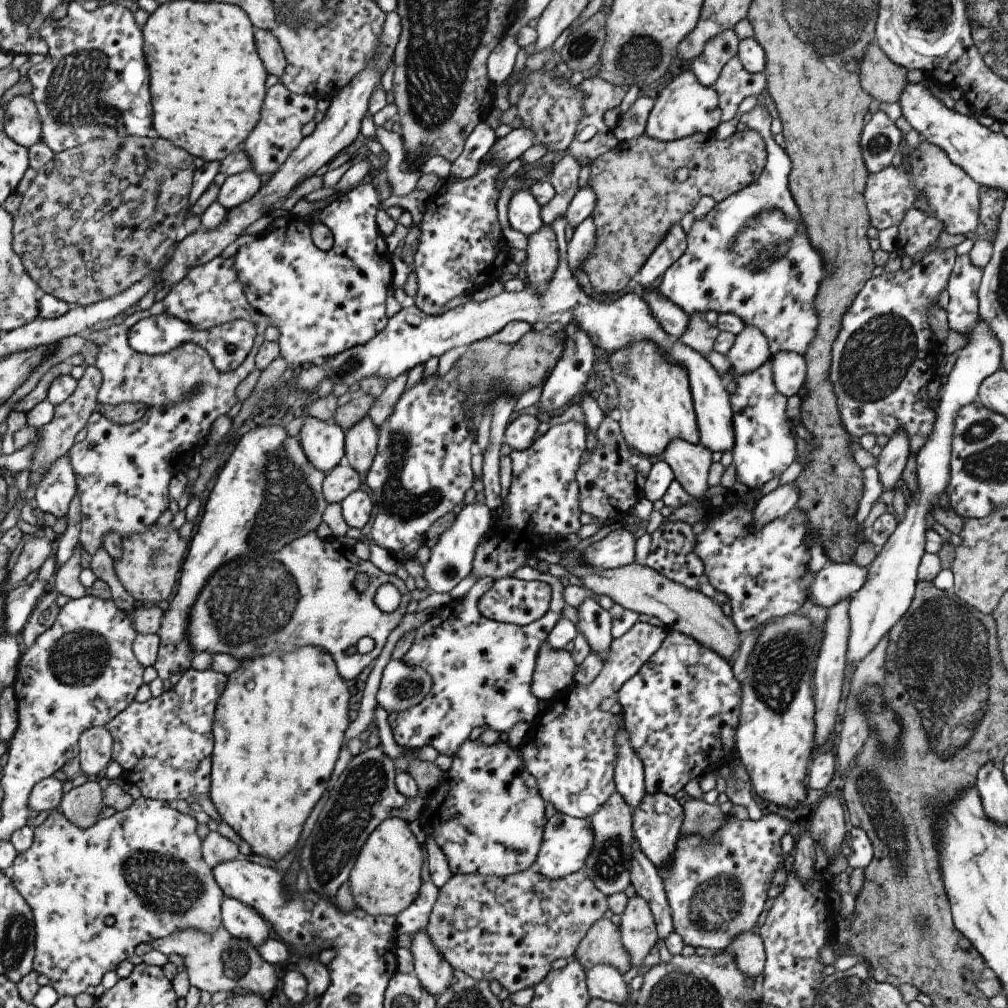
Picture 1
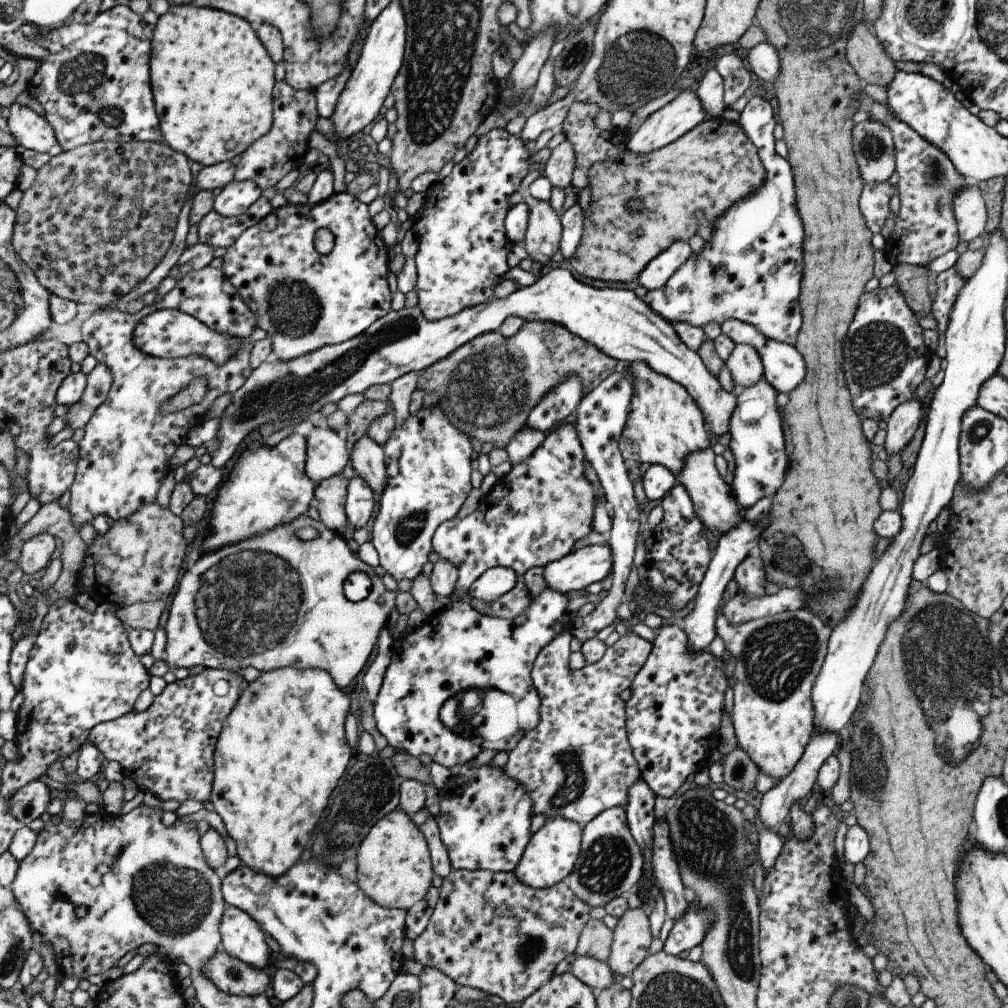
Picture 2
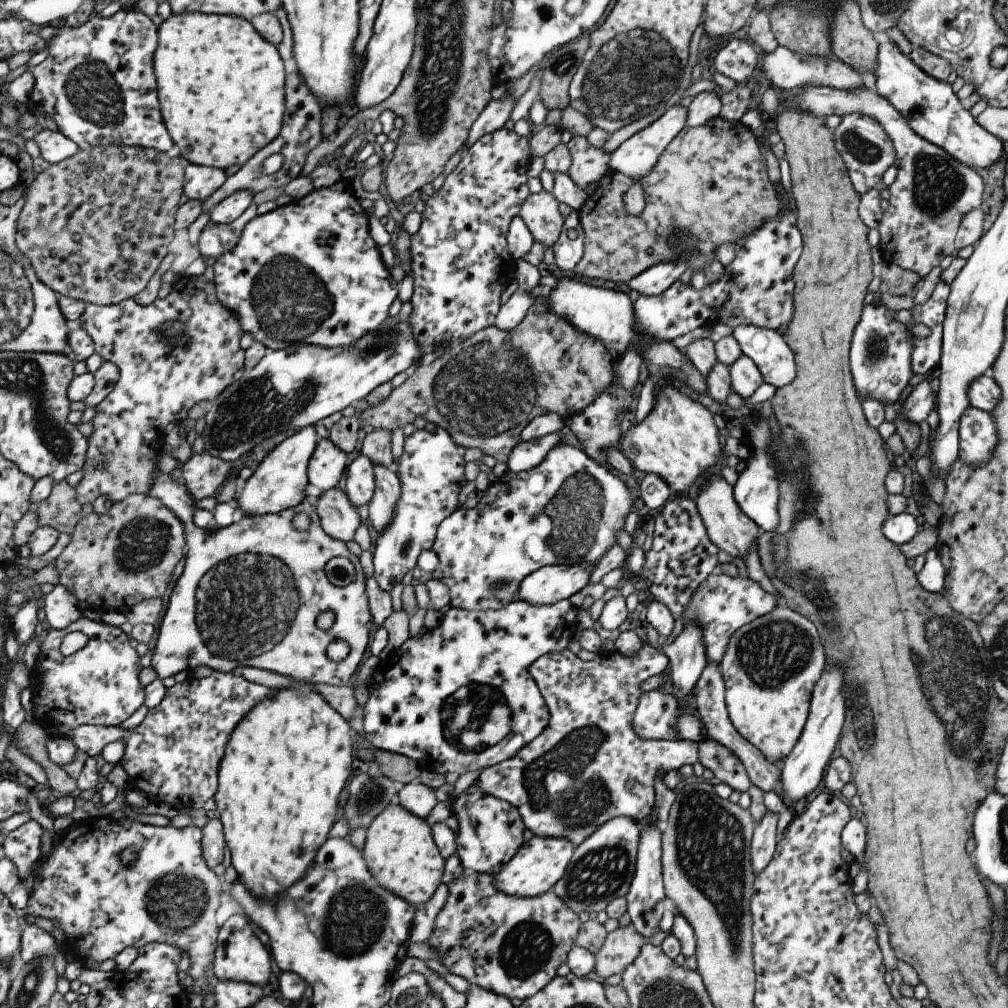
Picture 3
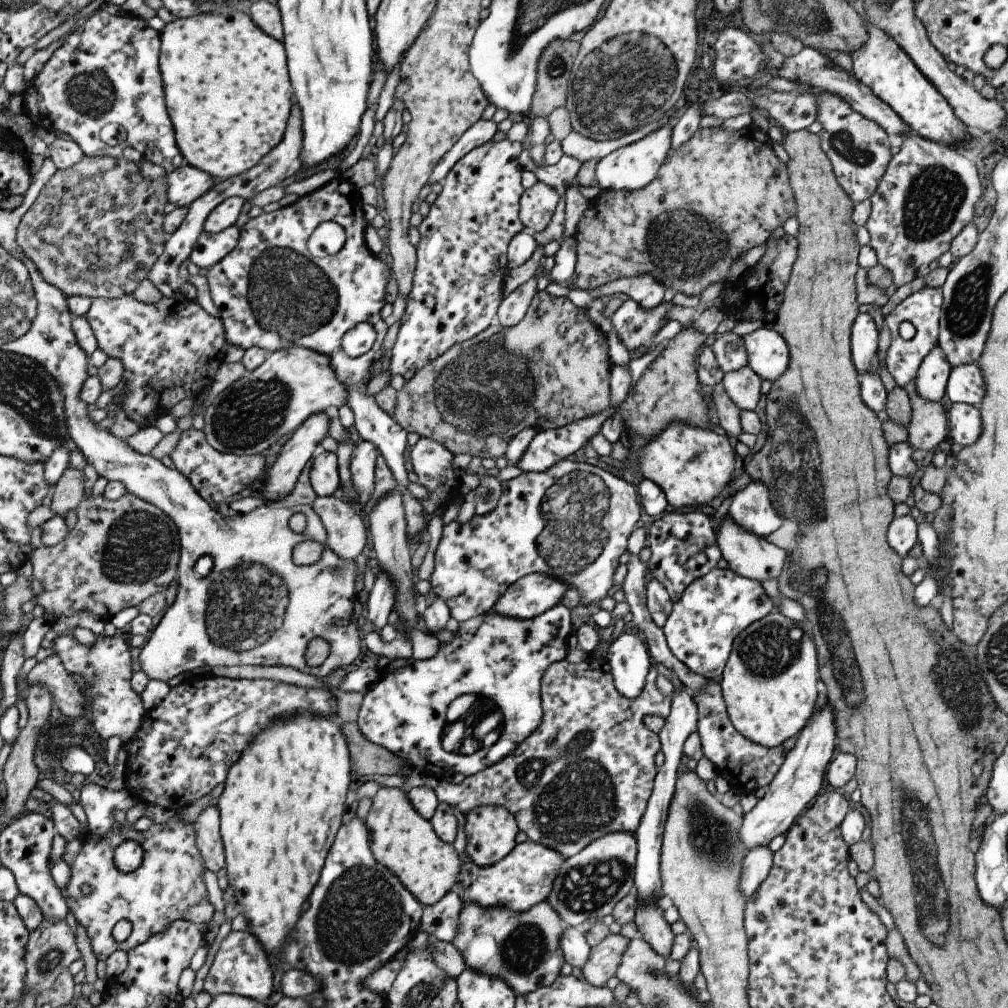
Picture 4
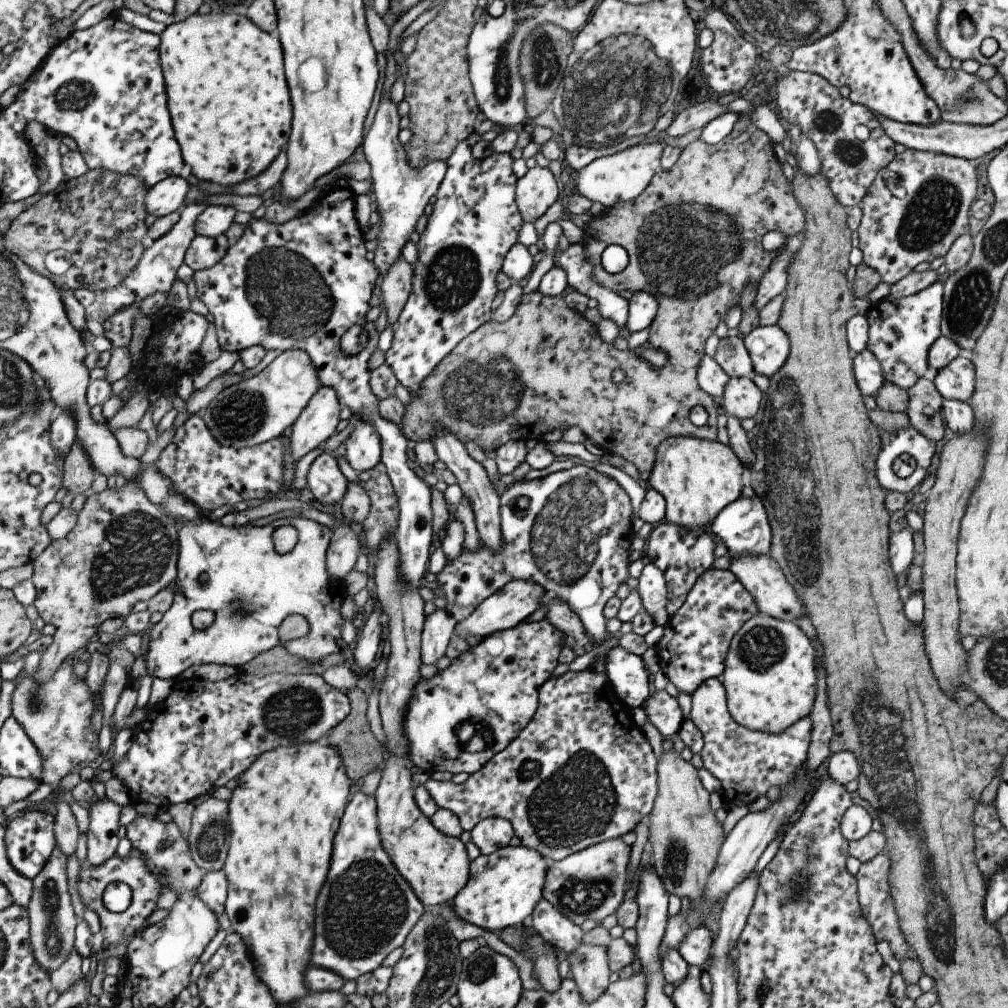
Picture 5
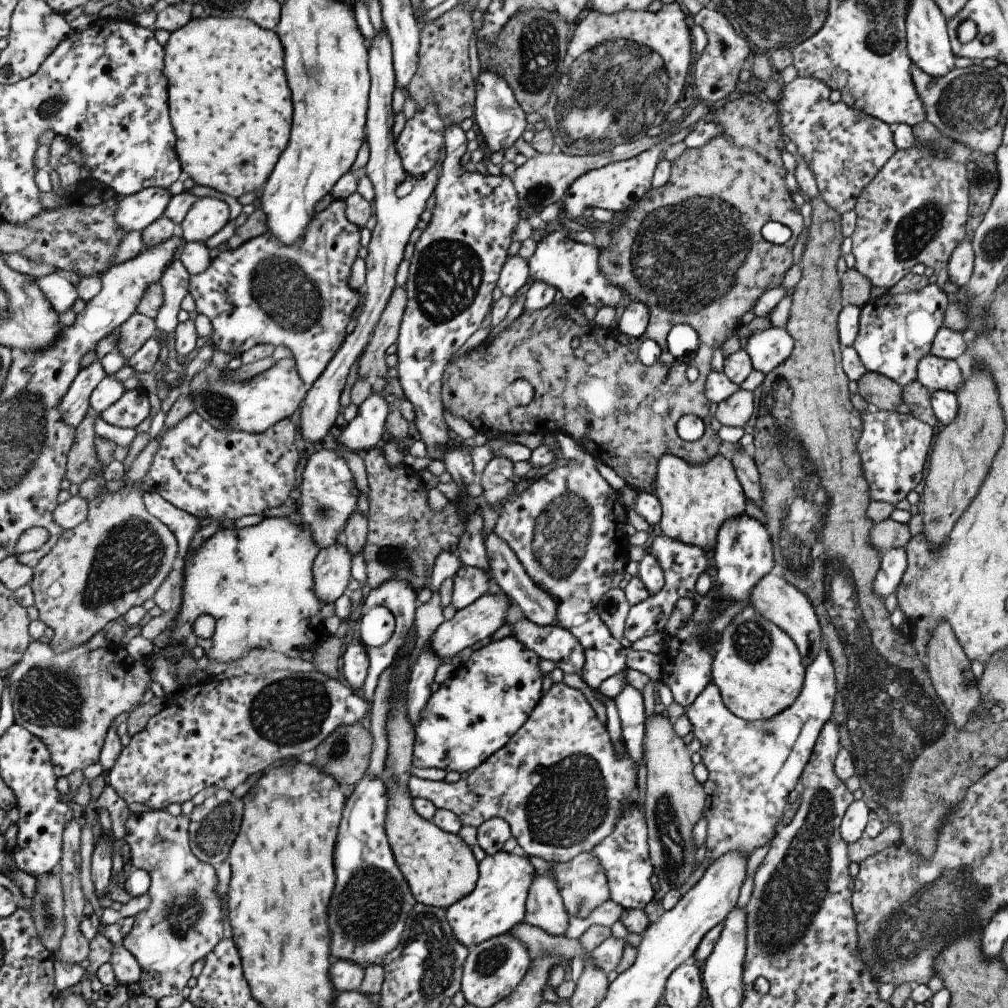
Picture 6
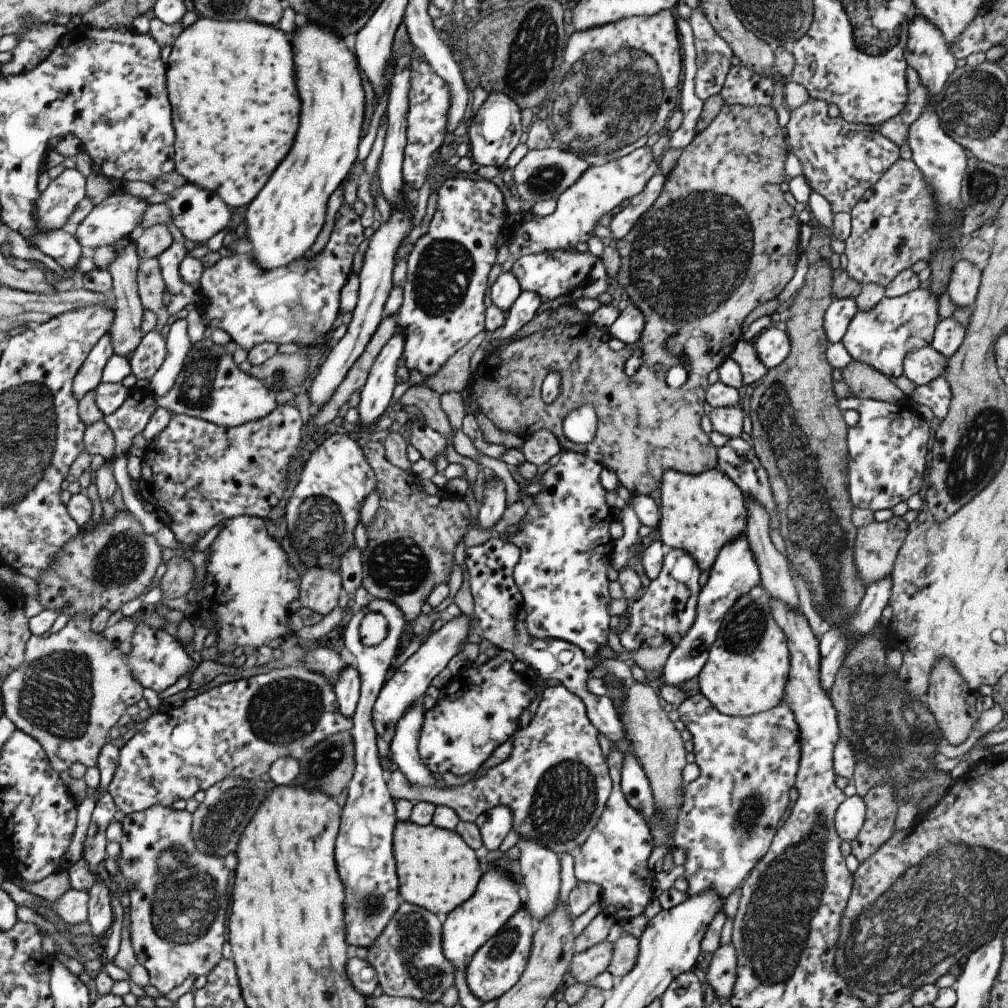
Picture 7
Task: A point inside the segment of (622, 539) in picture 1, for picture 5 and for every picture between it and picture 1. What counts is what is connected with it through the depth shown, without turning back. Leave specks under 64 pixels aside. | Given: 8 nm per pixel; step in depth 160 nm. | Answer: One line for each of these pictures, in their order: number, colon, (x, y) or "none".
2: (570, 574)
3: (549, 583)
4: (530, 595)
5: (511, 604)

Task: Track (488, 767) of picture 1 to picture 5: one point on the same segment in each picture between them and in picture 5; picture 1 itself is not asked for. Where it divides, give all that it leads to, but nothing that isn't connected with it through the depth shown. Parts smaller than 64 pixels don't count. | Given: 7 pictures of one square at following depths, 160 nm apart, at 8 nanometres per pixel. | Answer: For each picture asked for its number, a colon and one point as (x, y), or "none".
2: (483, 819)
3: (489, 831)
4: (490, 832)
5: (491, 833)

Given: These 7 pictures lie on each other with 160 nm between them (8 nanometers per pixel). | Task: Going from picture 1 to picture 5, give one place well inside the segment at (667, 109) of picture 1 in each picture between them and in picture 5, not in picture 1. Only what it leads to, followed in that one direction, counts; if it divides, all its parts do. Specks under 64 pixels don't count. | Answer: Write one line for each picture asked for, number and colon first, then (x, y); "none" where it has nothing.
2: (684, 112)
3: (634, 157)
4: (628, 168)
5: (621, 176)

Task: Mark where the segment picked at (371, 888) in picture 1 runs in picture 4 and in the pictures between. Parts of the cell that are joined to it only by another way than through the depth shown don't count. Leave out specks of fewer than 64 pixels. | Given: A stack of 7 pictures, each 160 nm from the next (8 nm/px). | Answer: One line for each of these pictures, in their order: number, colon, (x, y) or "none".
2: (394, 870)
3: (398, 850)
4: (400, 840)

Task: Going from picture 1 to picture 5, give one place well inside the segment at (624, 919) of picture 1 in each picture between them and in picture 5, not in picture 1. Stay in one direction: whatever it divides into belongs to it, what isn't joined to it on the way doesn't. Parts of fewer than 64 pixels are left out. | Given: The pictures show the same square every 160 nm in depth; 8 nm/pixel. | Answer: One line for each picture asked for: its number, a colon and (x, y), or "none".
2: (631, 938)
3: (620, 947)
4: (603, 959)
5: (588, 963)

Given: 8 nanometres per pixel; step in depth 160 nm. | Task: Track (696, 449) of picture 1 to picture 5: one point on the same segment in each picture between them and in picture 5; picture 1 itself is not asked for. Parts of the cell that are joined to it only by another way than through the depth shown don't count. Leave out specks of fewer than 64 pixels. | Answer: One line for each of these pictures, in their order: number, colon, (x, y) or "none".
2: (712, 500)
3: (727, 526)
4: (748, 555)
5: (758, 573)

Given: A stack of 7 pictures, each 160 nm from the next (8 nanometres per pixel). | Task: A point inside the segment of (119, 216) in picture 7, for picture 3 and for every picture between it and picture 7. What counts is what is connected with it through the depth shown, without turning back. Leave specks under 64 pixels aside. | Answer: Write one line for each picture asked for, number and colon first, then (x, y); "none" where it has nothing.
3: (199, 181)
4: (186, 183)
5: (166, 196)
6: (134, 212)

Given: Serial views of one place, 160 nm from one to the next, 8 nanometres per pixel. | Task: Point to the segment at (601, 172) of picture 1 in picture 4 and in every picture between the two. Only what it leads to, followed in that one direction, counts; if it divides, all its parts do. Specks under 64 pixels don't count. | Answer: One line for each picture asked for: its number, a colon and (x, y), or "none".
2: (708, 169)
3: (709, 185)
4: (721, 192)

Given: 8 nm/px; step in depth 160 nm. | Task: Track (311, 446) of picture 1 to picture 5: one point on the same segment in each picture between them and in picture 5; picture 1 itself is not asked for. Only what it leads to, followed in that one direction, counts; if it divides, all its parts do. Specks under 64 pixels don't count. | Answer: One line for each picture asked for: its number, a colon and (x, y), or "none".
2: (326, 454)
3: (326, 464)
4: (323, 474)
5: (327, 484)

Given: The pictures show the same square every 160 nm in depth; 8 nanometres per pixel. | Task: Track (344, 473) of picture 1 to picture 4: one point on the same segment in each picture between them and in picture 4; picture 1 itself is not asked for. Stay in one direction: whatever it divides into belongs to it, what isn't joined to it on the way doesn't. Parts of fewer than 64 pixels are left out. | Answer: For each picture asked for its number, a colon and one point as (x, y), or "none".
2: (328, 497)
3: (338, 518)
4: (345, 533)

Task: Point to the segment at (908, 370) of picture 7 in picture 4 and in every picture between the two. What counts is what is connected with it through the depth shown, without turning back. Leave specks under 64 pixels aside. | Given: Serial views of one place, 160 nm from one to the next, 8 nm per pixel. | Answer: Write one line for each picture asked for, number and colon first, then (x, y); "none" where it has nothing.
4: (964, 384)
5: (956, 381)
6: (934, 373)

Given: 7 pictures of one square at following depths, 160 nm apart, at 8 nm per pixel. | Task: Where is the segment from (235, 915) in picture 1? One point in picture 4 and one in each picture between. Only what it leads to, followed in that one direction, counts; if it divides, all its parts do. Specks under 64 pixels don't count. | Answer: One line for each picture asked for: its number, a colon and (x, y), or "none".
2: (240, 937)
3: (239, 956)
4: (240, 966)

